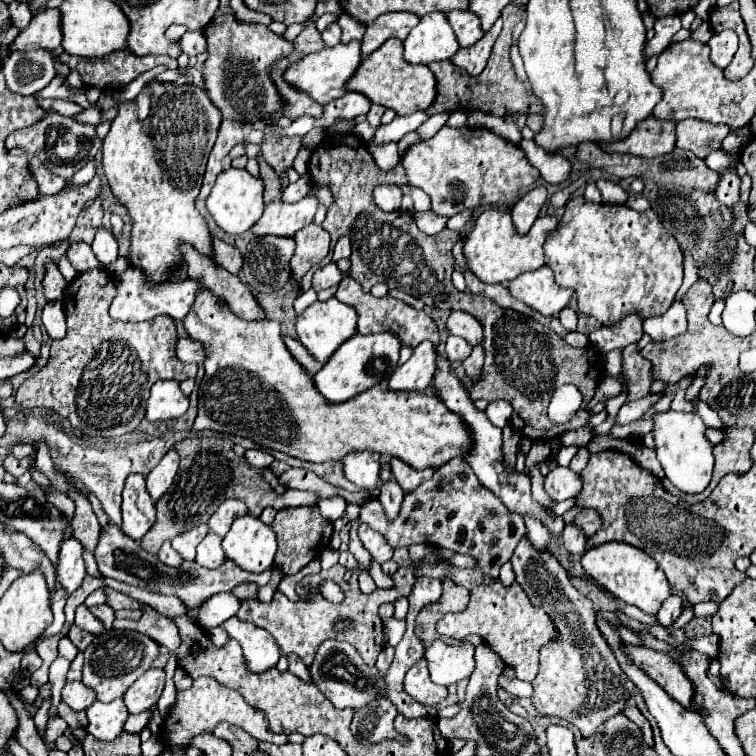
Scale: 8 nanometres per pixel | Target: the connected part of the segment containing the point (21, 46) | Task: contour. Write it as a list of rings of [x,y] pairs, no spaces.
[[[47,9],[35,15],[27,25],[27,29],[23,29],[15,37],[13,51],[33,51],[33,49],[55,51],[59,45],[61,45],[59,9]]]

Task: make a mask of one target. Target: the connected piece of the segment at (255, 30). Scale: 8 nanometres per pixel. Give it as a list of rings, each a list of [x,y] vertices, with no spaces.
[[[219,15],[205,27],[209,59],[203,65],[205,87],[211,103],[221,109],[221,115],[233,121],[245,121],[247,125],[263,119],[267,113],[279,113],[279,95],[271,85],[267,65],[283,57],[291,43],[263,25],[247,25],[235,19],[235,15]]]

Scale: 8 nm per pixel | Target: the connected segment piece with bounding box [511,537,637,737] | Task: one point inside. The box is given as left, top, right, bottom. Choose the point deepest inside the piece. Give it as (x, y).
(579, 680)

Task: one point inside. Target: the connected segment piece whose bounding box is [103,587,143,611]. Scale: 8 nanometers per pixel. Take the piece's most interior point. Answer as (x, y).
(116, 600)

